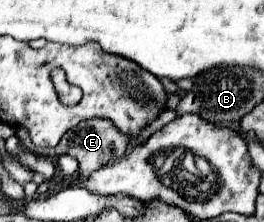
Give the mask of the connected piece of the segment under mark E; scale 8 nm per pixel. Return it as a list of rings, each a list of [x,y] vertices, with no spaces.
[[[86,119],[82,123],[78,123],[76,127],[72,127],[70,131],[66,131],[66,135],[60,139],[60,143],[54,147],[54,149],[40,149],[36,147],[32,141],[30,141],[30,135],[26,131],[26,127],[16,127],[16,137],[20,139],[20,143],[32,151],[32,153],[38,153],[38,155],[52,155],[52,157],[58,157],[58,155],[72,155],[80,161],[80,169],[78,169],[78,177],[82,175],[90,175],[90,171],[102,167],[102,163],[110,163],[110,159],[116,159],[118,155],[124,155],[128,151],[128,135],[124,135],[122,131],[116,129],[114,123],[110,123],[108,119]]]

